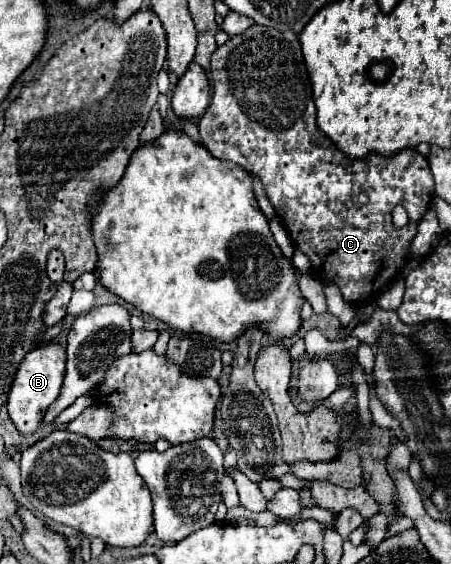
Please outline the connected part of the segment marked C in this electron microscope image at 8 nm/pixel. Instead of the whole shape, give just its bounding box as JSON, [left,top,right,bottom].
[199,25,435,305]

